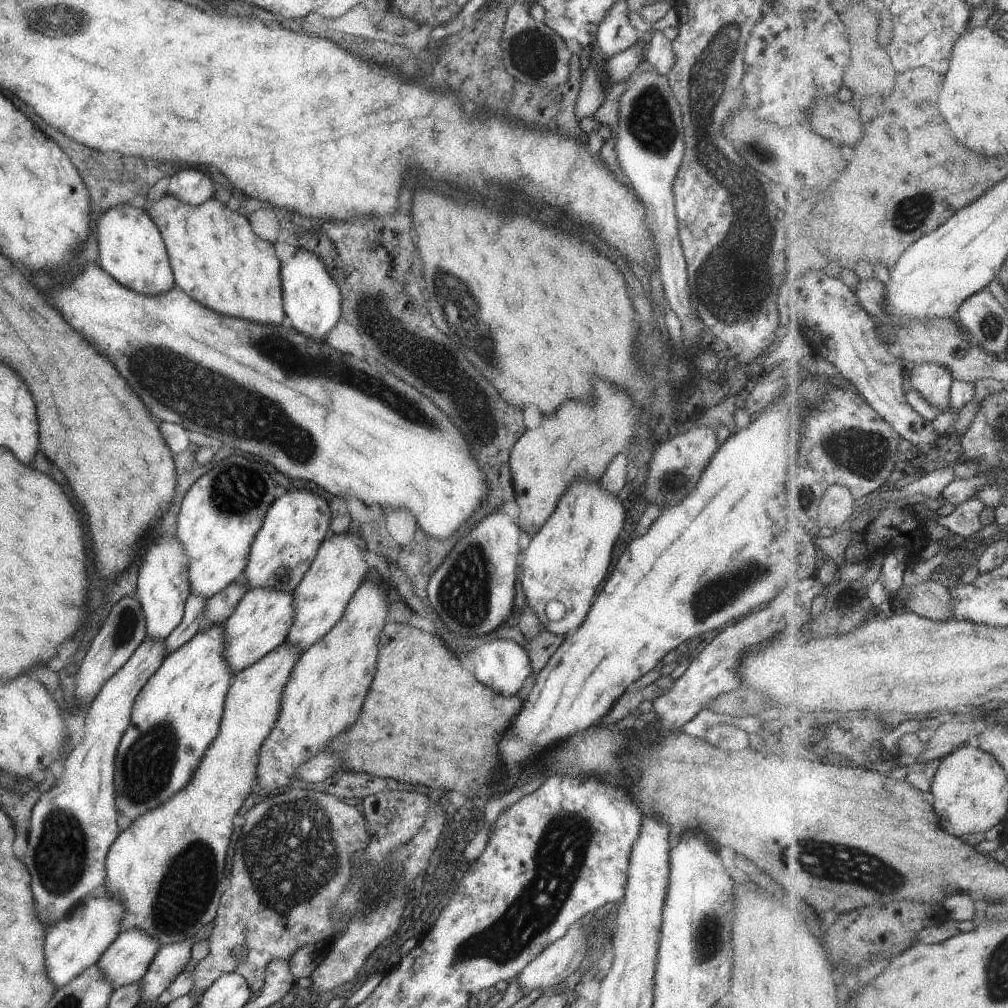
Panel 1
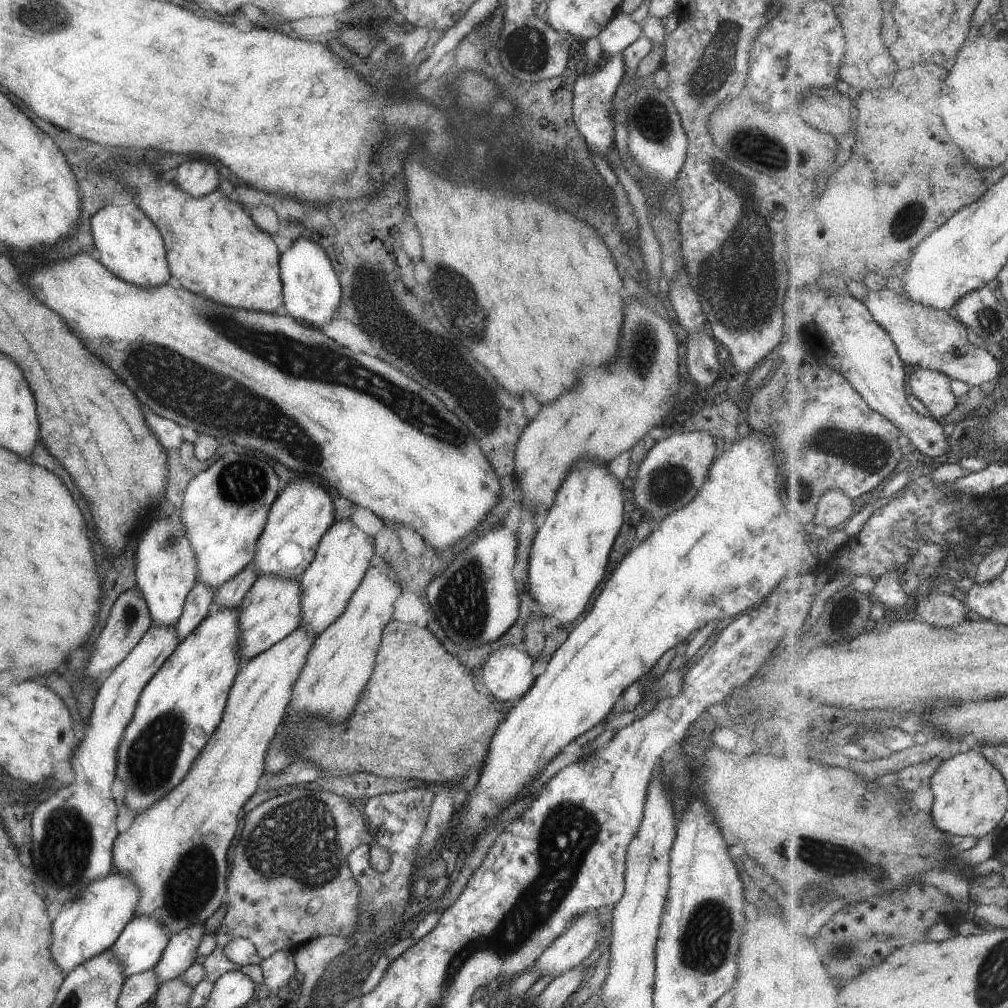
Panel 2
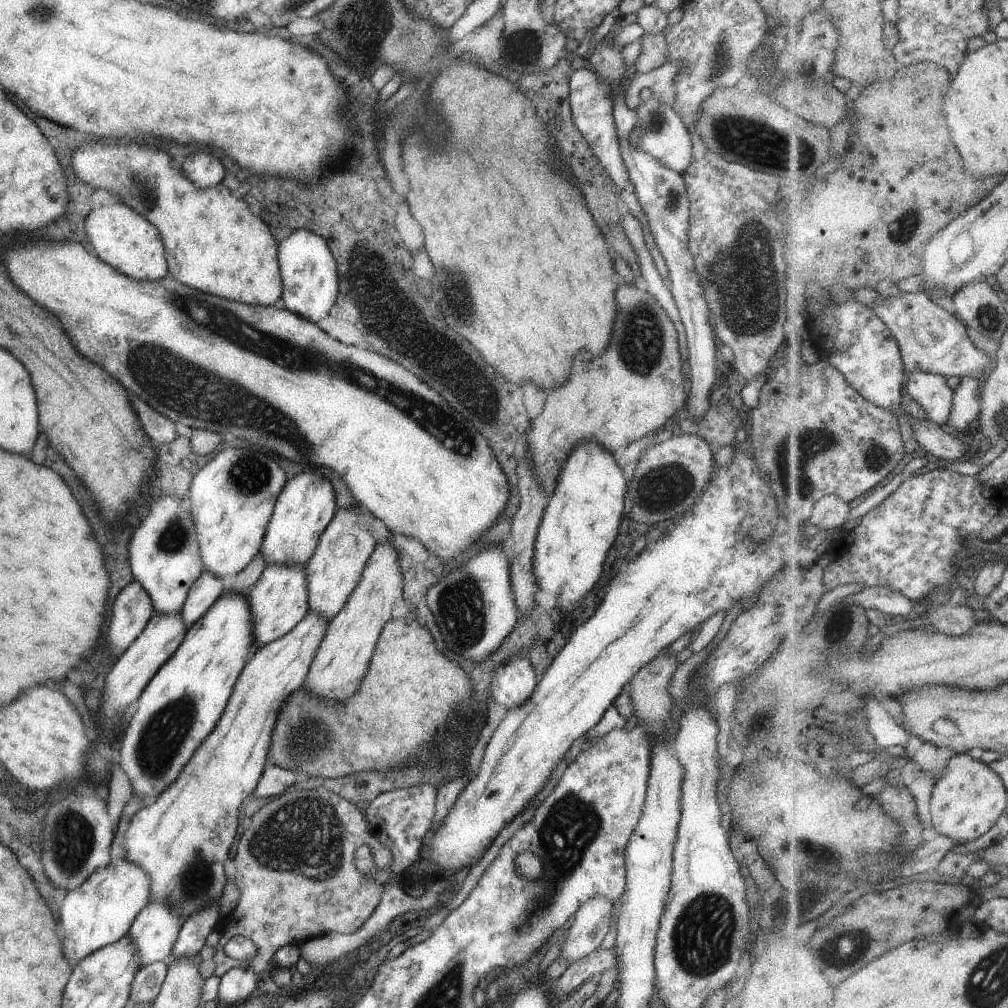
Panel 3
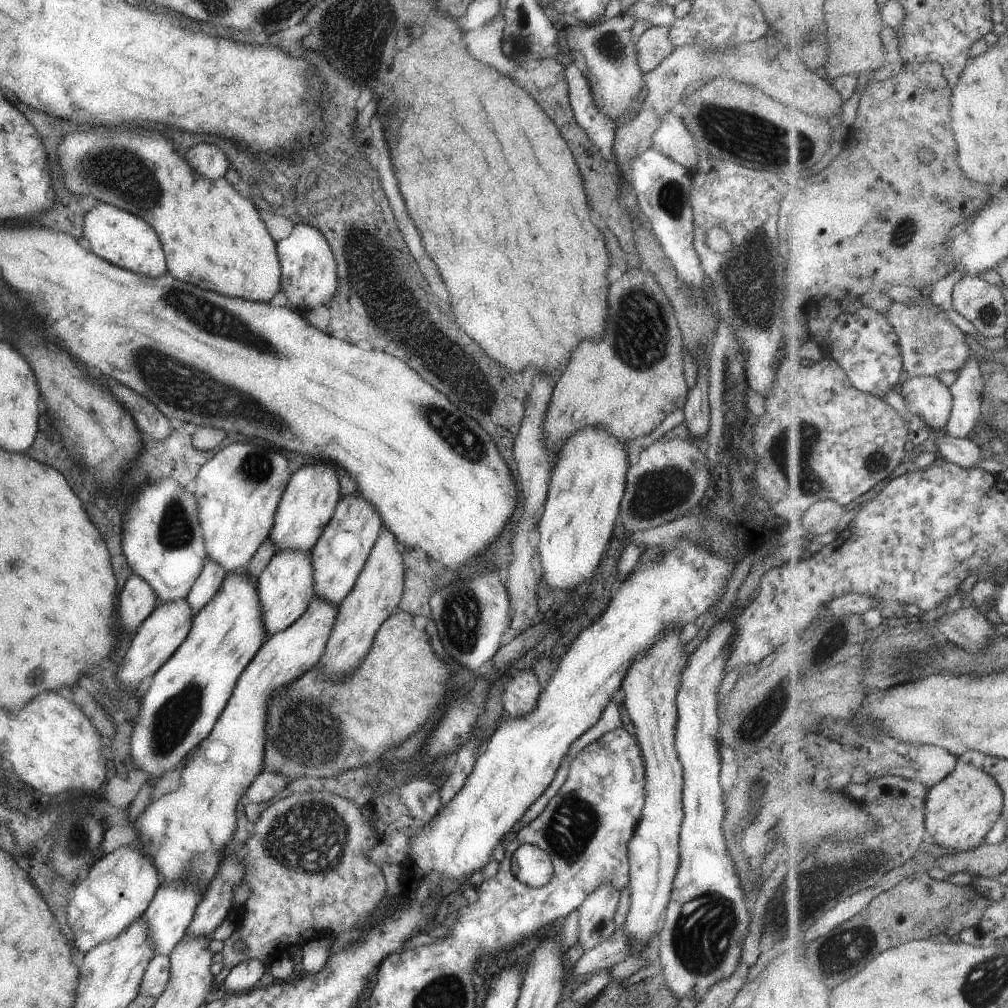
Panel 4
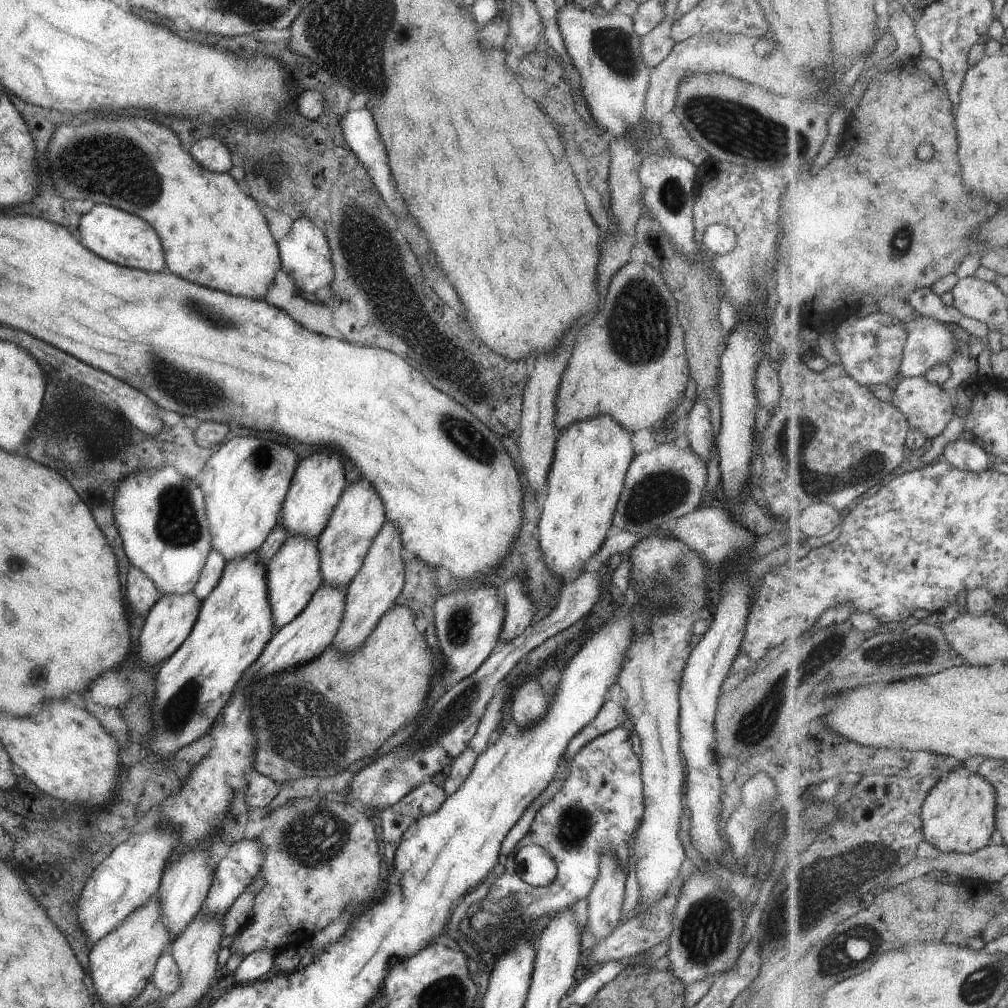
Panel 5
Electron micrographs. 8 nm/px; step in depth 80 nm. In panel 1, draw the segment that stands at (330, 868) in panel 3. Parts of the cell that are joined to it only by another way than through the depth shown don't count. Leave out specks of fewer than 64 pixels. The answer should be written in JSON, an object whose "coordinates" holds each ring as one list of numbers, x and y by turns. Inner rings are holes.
{"coordinates":[[292,786,289,790,282,793,267,796,267,798,261,800,261,802,255,803,251,810,247,810,245,822,243,822,243,828,241,828,241,836,239,836,239,840,237,840,237,844,235,844,231,866,229,873,227,873,229,884,220,896,220,903,218,904,216,915,214,916,211,934,206,938,207,942,209,942,209,953,203,959,198,960,197,964,194,965,192,971,193,986,189,993,194,993,195,995,195,993,203,992,218,976,225,973,240,974,244,980,247,981,250,991,255,992,263,986,265,965,271,962,271,960,285,959,287,961,300,946,309,943,313,944,322,939,327,940,327,938,332,935,341,936,344,930,334,927,334,920,330,917,330,913,334,912,334,908,337,907,336,901,349,880,351,872,350,854,365,848,369,842,370,836,365,832,365,824,363,821,363,816,357,811,355,806,351,806,351,804,347,805,345,802,341,802,341,799,333,795],[235,947,243,947,246,952,241,960,237,960,233,956,232,950]]}

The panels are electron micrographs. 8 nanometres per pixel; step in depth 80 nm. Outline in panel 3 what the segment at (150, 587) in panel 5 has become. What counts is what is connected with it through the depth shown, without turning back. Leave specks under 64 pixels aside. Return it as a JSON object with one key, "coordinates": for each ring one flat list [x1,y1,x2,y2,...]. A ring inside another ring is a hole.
{"coordinates":[[133,579,119,591,113,602,109,628,102,637,102,648,118,657,143,630,153,613,154,608,147,591]]}

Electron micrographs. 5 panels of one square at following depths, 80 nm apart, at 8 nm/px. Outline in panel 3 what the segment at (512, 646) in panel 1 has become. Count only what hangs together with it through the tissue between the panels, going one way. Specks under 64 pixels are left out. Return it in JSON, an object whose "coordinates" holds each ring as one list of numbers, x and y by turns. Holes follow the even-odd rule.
{"coordinates":[[511,656,503,665,497,667,491,675,490,696,494,702,505,709,514,709,531,696,538,683,531,669,529,659]]}

